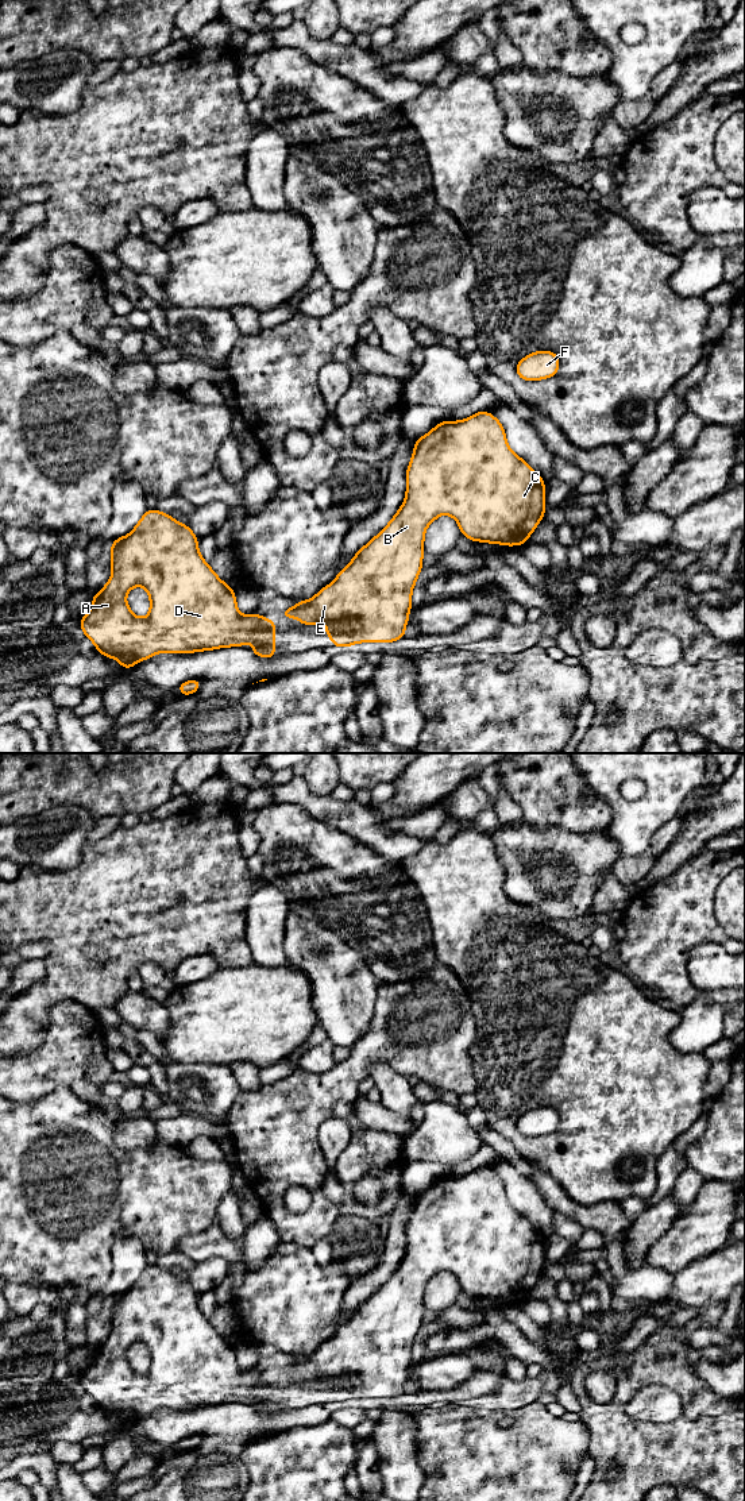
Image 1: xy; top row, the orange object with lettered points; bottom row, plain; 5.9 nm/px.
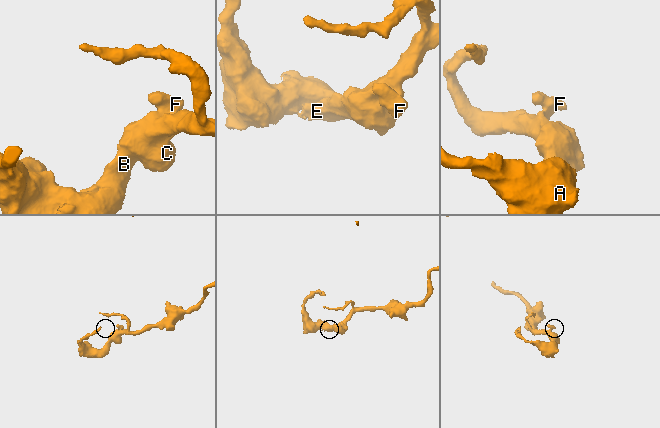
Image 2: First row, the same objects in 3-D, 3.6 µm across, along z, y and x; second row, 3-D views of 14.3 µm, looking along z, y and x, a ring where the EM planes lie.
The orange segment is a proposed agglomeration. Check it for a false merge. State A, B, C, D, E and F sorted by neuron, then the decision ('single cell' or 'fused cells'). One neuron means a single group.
A B C D E F; single cell

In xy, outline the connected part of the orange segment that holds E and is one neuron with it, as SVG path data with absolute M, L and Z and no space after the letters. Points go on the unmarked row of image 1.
M478 1168L471 1173L460 1177L443 1177L437 1180L431 1188L414 1197L413 1211L406 1226L406 1253L395 1272L391 1277L363 1304L360 1304L354 1315L337 1330L336 1335L328 1342L323 1343L313 1354L308 1357L298 1357L294 1363L287 1363L281 1369L283 1374L298 1374L300 1380L325 1380L327 1388L325 1392L332 1394L332 1401L344 1404L348 1401L355 1401L356 1398L391 1398L405 1393L405 1384L409 1375L409 1367L412 1365L412 1347L418 1334L420 1327L422 1326L422 1312L424 1312L424 1293L428 1281L435 1277L441 1270L449 1270L459 1280L463 1293L467 1293L472 1297L502 1300L502 1301L522 1301L529 1296L529 1292L536 1285L539 1278L544 1274L545 1267L545 1242L544 1232L536 1230L530 1222L517 1212L506 1197L506 1191L503 1181L497 1176L493 1169Z

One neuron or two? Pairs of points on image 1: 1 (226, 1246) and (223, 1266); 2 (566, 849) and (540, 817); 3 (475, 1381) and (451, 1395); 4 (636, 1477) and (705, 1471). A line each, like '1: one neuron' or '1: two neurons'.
1: two neurons
2: two neurons
3: one neuron
4: one neuron

